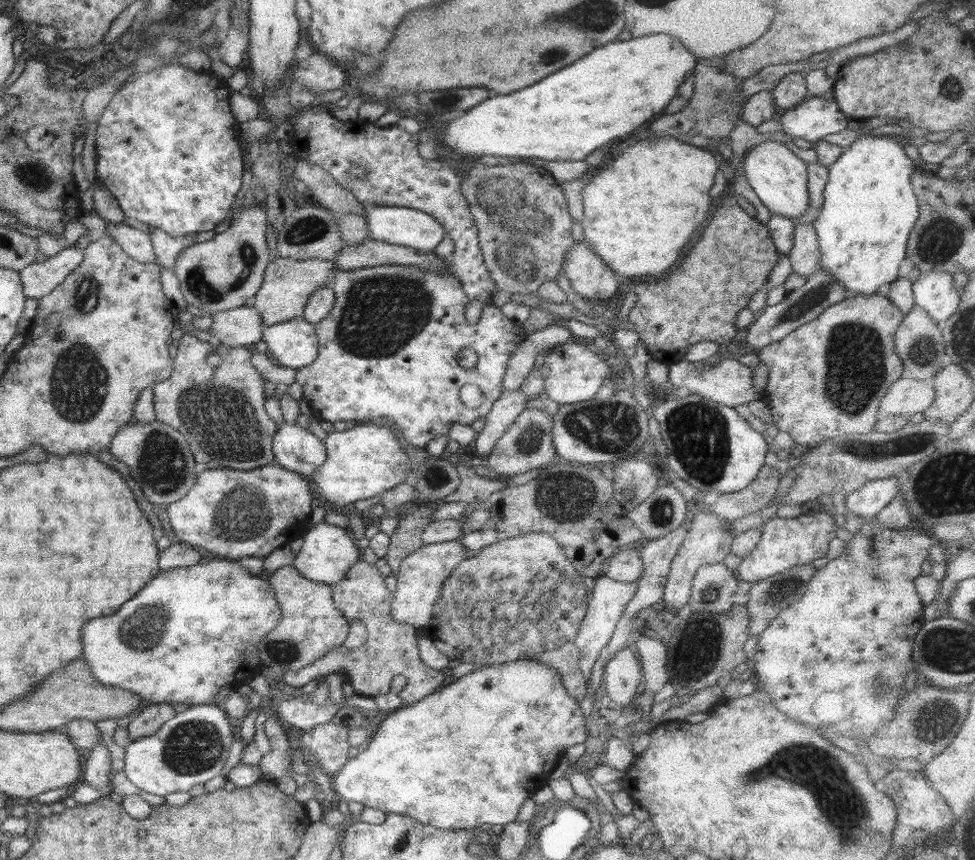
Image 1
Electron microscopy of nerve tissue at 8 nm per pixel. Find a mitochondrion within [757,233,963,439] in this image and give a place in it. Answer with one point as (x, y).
(853, 350)

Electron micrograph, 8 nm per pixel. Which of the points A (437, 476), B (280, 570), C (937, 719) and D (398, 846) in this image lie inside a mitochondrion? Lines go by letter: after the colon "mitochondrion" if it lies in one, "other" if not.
A: mitochondrion
B: other
C: mitochondrion
D: mitochondrion

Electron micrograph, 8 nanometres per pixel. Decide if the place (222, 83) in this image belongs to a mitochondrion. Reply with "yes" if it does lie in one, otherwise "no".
no

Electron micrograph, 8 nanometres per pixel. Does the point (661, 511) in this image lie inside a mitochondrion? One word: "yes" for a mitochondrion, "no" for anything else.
yes

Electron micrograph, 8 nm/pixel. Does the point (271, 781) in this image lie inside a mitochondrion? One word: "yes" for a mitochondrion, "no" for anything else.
no

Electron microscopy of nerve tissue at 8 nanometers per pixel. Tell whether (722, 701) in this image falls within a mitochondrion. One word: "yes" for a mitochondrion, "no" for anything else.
no

